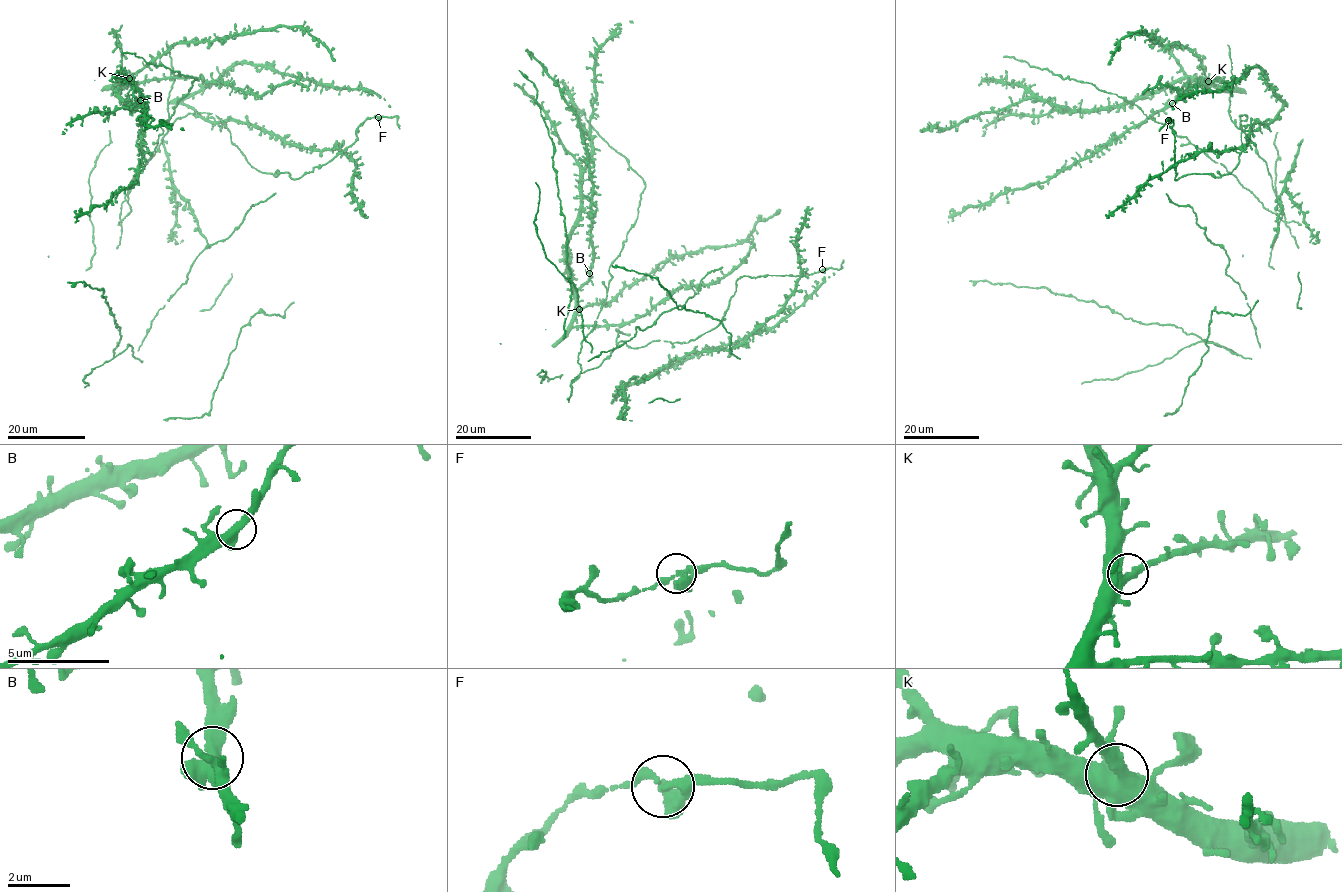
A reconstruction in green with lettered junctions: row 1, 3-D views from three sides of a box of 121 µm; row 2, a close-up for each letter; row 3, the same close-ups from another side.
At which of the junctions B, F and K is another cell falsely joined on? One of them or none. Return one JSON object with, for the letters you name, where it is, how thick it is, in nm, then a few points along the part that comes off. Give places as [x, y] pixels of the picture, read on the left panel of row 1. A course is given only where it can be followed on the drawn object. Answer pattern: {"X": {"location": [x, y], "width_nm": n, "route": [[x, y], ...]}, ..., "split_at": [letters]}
{"split_at": []}

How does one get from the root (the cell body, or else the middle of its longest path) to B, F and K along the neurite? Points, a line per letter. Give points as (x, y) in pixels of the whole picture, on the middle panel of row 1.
B: (722, 318), (687, 343), (629, 347), (616, 342), (618, 326), (572, 325), (589, 273)
F: (722, 318), (736, 290), (736, 282), (741, 276), (797, 276), (822, 269)
K: (722, 318), (687, 343), (629, 347), (616, 342), (617, 329), (623, 333), (618, 326), (574, 327), (579, 309)

